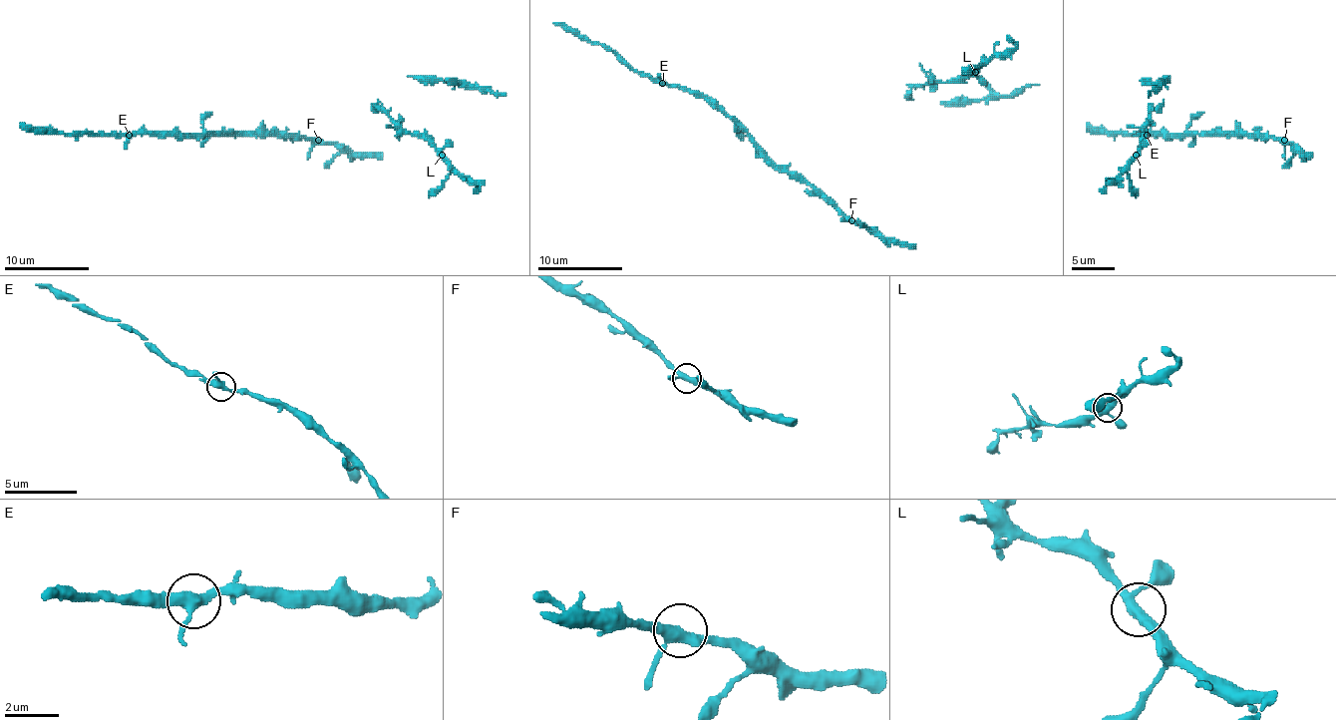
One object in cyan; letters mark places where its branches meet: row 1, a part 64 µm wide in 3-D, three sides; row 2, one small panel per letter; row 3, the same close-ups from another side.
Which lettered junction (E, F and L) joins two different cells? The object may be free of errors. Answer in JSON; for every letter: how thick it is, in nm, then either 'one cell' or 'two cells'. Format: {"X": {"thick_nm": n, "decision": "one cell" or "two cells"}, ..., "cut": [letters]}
{"E": {"thick_nm": 340, "decision": "one cell"}, "F": {"thick_nm": 320, "decision": "one cell"}, "L": {"thick_nm": 320, "decision": "one cell"}, "cut": []}

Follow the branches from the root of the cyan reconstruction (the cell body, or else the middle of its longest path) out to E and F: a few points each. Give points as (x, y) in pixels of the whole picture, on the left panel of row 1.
E: (286, 138), (235, 134), (129, 136)
F: (286, 138), (318, 140)

